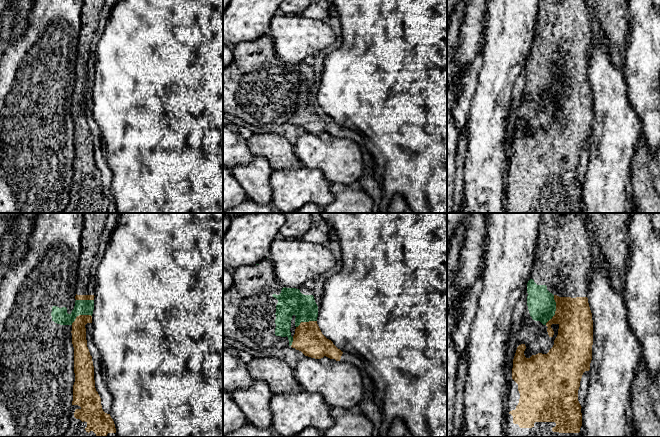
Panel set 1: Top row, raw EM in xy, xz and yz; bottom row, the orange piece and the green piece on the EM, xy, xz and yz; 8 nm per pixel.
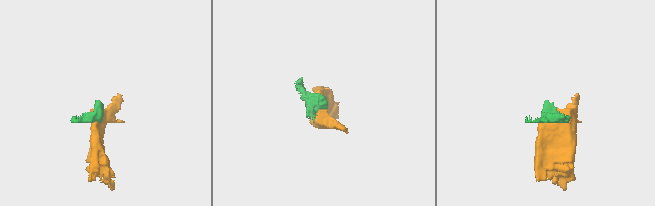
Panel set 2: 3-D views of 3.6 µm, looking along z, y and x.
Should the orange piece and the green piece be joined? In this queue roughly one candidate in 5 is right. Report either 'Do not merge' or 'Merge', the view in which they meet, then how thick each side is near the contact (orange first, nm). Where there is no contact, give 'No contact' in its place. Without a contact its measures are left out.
Merge. Touches orange in yz. Thickness 280 nm (orange) against 220 nm

